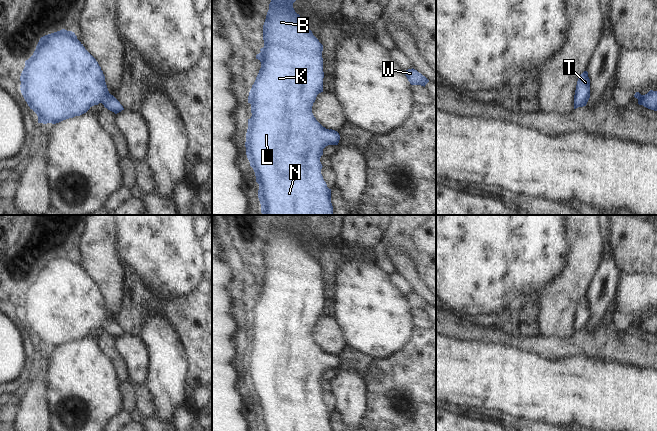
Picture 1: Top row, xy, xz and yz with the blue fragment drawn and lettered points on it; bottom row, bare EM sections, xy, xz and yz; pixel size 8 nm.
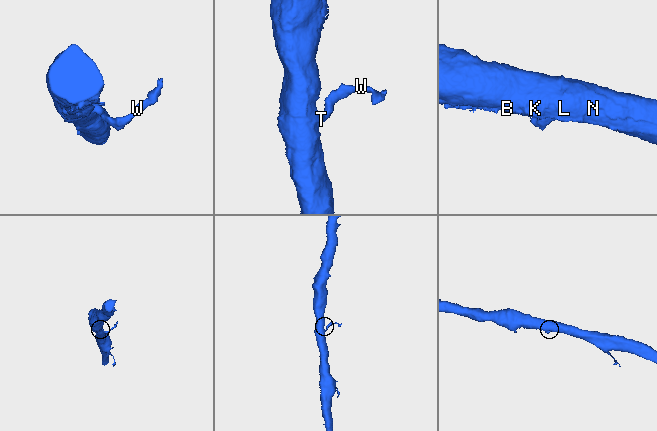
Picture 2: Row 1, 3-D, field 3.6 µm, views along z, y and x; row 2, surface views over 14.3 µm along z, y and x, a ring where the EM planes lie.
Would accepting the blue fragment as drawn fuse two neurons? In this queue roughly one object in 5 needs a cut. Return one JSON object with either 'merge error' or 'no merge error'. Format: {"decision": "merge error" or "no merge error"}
{"decision": "no merge error"}

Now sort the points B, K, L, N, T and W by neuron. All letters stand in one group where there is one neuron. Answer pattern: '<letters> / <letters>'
B K L N T W

